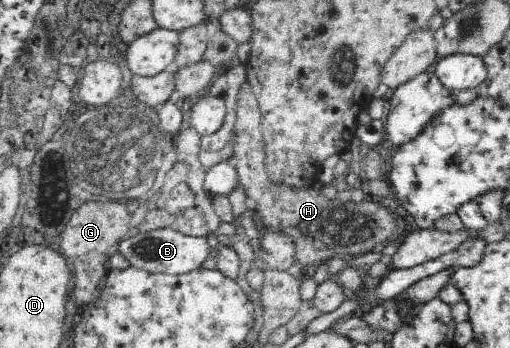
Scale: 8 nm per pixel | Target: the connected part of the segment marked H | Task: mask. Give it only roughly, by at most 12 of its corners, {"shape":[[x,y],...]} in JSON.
{"shape":[[257,96],[237,97],[233,166],[263,228],[295,240],[303,277],[379,252],[395,231],[372,197],[271,183]]}

